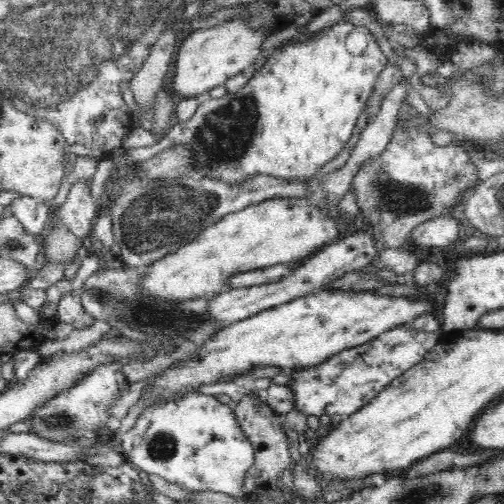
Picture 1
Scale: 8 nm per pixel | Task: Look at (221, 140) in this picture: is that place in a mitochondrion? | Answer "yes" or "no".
yes

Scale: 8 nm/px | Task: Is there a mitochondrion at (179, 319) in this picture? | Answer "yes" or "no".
yes

